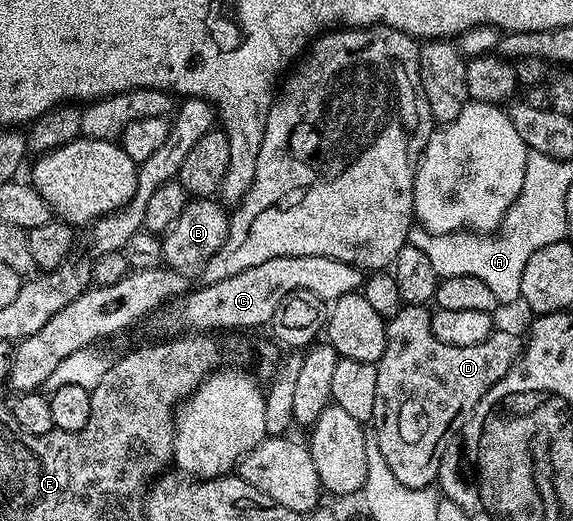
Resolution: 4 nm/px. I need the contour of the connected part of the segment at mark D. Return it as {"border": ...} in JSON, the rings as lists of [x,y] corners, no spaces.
{"border":[[[408,304],[403,306],[397,314],[389,317],[385,321],[387,341],[384,345],[383,356],[376,363],[376,400],[374,415],[372,417],[372,425],[374,424],[372,432],[373,435],[378,437],[380,454],[384,454],[384,458],[388,462],[392,474],[396,474],[396,478],[400,478],[400,482],[411,486],[430,486],[437,481],[440,462],[442,461],[442,456],[446,453],[446,449],[455,443],[456,437],[468,422],[468,418],[476,410],[480,398],[484,398],[484,394],[488,394],[488,390],[492,390],[492,386],[496,386],[496,382],[500,382],[500,378],[504,378],[504,374],[508,374],[508,370],[517,362],[524,347],[523,337],[518,337],[514,332],[500,332],[500,330],[494,330],[490,336],[484,338],[482,342],[477,342],[476,345],[456,346],[445,344],[438,340],[436,334],[433,333],[433,328],[430,325],[431,315],[432,312],[429,307],[421,304]]]}

